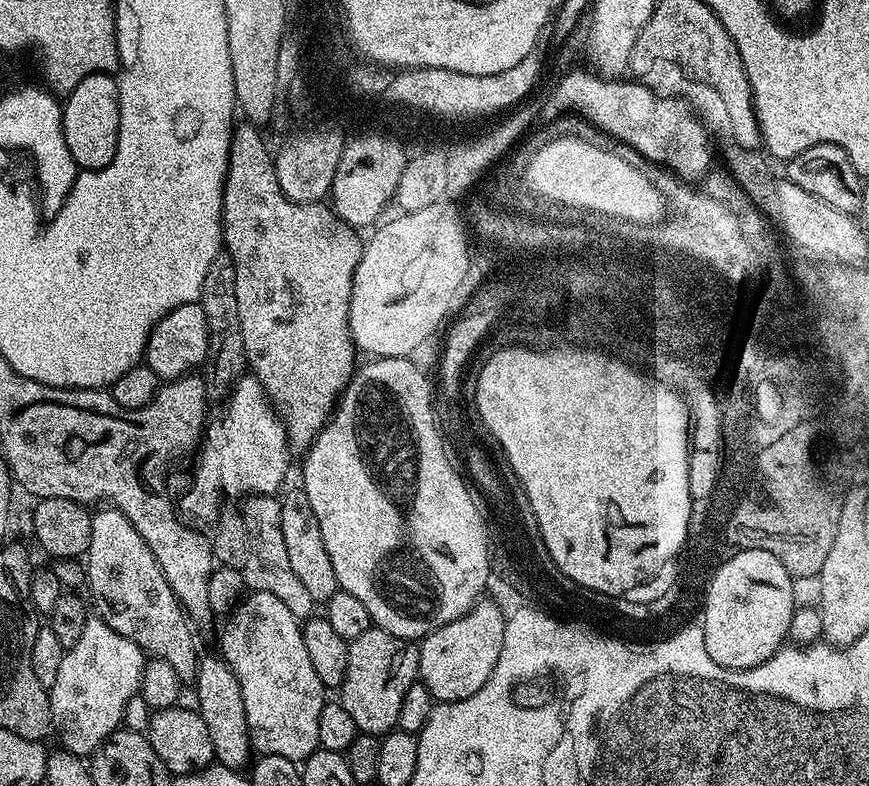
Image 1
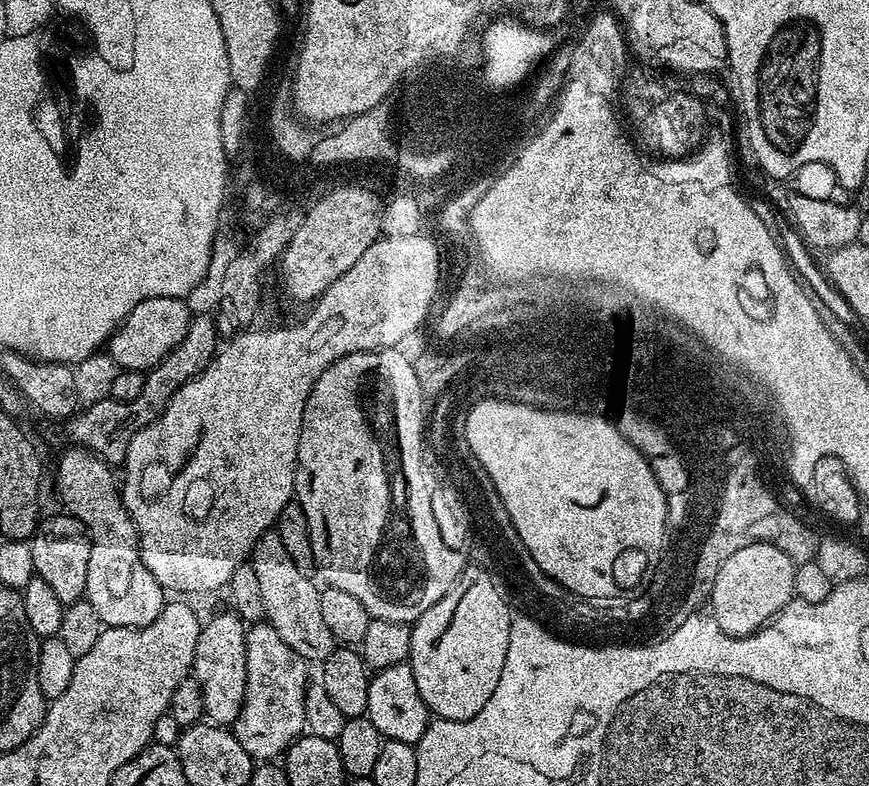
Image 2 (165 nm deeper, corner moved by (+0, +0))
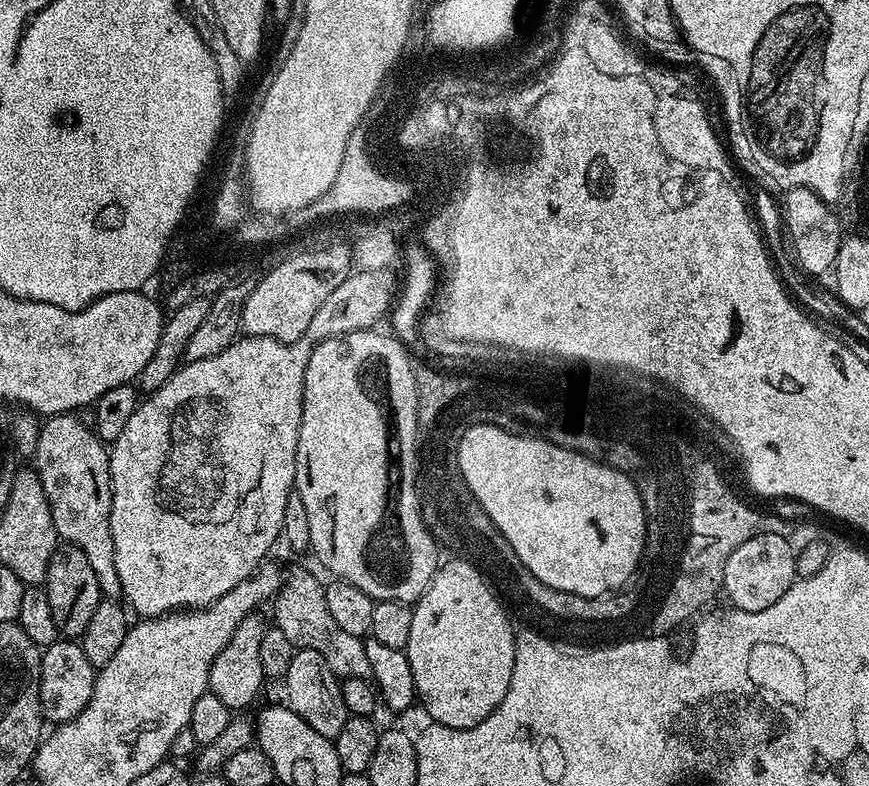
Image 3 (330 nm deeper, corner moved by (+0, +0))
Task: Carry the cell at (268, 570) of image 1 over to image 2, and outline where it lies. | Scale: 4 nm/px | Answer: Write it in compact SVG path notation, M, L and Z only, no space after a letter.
M269 530L262 534L262 538L258 538L258 542L252 547L250 563L254 575L258 577L267 623L278 630L278 638L282 638L282 642L286 642L286 646L290 646L290 650L294 650L294 654L298 654L303 660L323 662L338 647L338 641L332 637L326 621L322 619L317 581L312 581L311 575L294 566L290 554L286 554L286 549L282 547L282 538L278 538L275 530Z

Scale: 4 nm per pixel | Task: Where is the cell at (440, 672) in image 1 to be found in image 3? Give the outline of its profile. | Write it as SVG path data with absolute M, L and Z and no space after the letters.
M453 558L449 564L441 563L428 583L426 591L415 601L410 622L410 642L407 646L410 674L414 674L416 699L419 707L428 711L429 721L450 726L469 728L490 715L506 698L512 668L512 636L506 630L504 617L495 602L487 597L480 585L480 575L465 568L467 561Z

